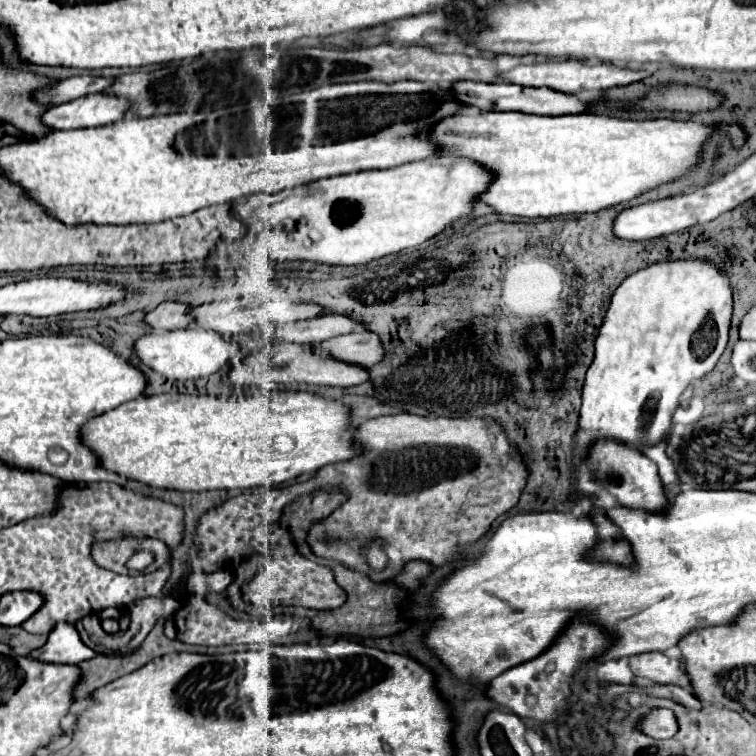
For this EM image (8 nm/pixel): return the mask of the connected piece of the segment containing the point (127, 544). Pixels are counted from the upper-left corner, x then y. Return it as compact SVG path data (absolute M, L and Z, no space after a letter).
M118 539L118 541L106 541L96 543L92 549L92 557L100 567L106 567L114 573L130 573L126 567L128 557L132 555L132 539Z

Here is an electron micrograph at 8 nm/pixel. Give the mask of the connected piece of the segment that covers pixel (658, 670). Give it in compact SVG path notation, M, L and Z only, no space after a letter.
M658 651L630 657L630 668L636 677L646 677L660 685L666 685L666 683L676 683L680 687L690 685L684 669L680 667L680 661L670 659Z

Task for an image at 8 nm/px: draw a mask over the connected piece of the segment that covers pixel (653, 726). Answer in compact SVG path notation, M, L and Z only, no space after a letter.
M652 709L638 721L638 729L652 739L668 739L678 731L678 723L670 709Z

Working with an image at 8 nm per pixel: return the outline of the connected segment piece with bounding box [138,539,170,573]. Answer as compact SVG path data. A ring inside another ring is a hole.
M146 539L146 541L140 541L138 547L150 549L150 551L154 553L154 565L150 565L148 569L144 569L142 573L154 573L154 571L158 571L158 569L164 567L164 565L168 563L168 559L170 559L170 553L168 553L166 543L160 541L160 539Z

